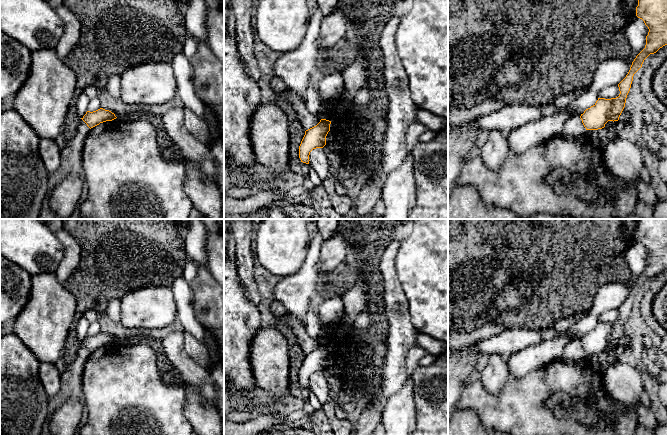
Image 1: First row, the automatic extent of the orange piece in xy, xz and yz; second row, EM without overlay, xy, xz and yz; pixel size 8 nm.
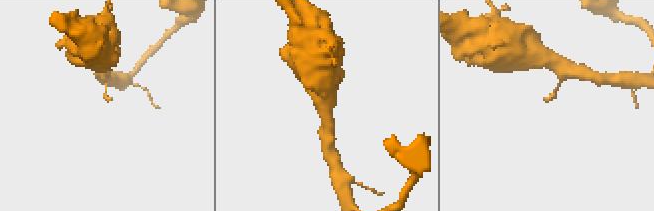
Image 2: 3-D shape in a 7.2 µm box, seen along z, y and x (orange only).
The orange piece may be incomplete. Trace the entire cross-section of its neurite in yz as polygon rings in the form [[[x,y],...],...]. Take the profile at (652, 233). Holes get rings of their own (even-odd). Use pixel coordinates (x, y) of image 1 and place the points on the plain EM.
[[[637,219],[636,240],[648,251],[645,272],[636,280],[626,301],[618,308],[620,318],[616,322],[598,322],[580,342],[586,354],[598,354],[608,345],[618,345],[625,331],[634,298],[644,284],[667,269],[667,219]]]

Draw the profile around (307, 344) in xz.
[[[287,313],[283,317],[286,318],[288,328],[293,332],[296,337],[298,344],[305,354],[308,354],[314,350],[316,350],[321,341],[313,340],[305,330],[305,326],[299,321],[299,319],[290,313]]]

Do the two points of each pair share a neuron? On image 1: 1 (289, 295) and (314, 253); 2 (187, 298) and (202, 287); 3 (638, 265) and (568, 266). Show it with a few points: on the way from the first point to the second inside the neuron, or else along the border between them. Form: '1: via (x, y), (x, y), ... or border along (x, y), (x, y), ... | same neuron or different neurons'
1: via (299, 285), (308, 276), (311, 263) | same neuron
2: border along (188, 283), (192, 291), (192, 308), (195, 316) | different neurons
3: border along (633, 242), (626, 252), (631, 277), (614, 284) | different neurons

